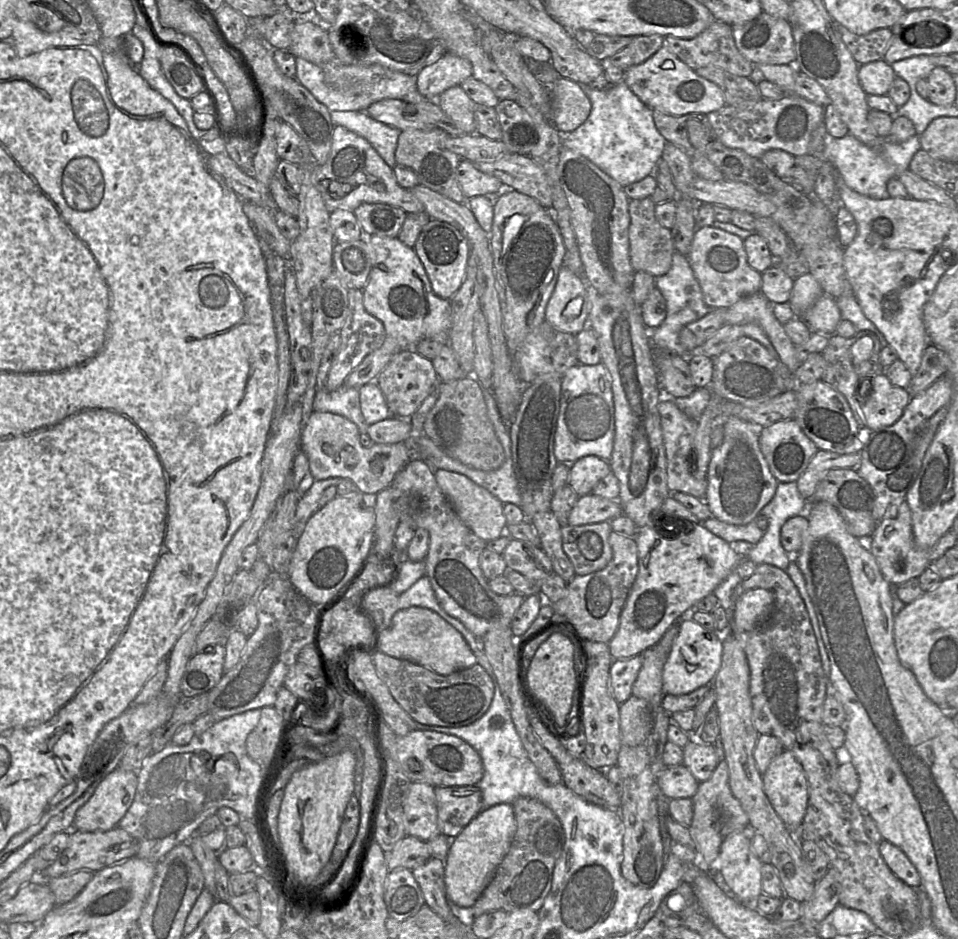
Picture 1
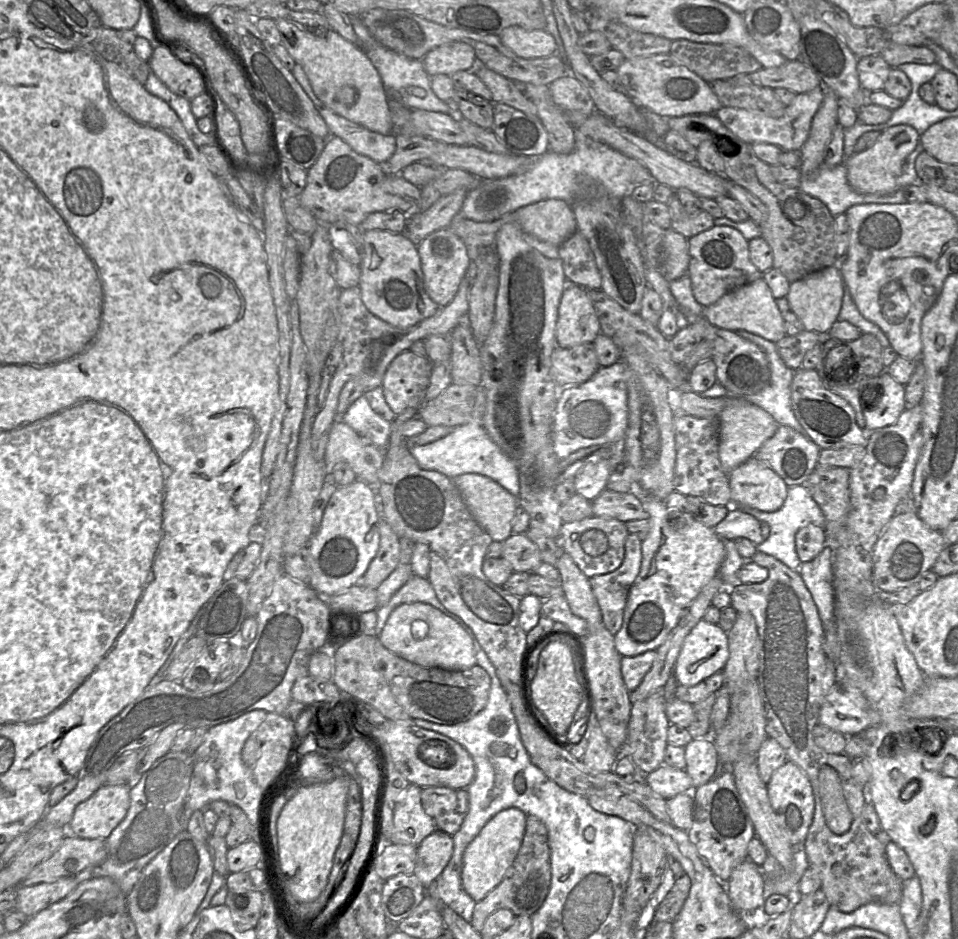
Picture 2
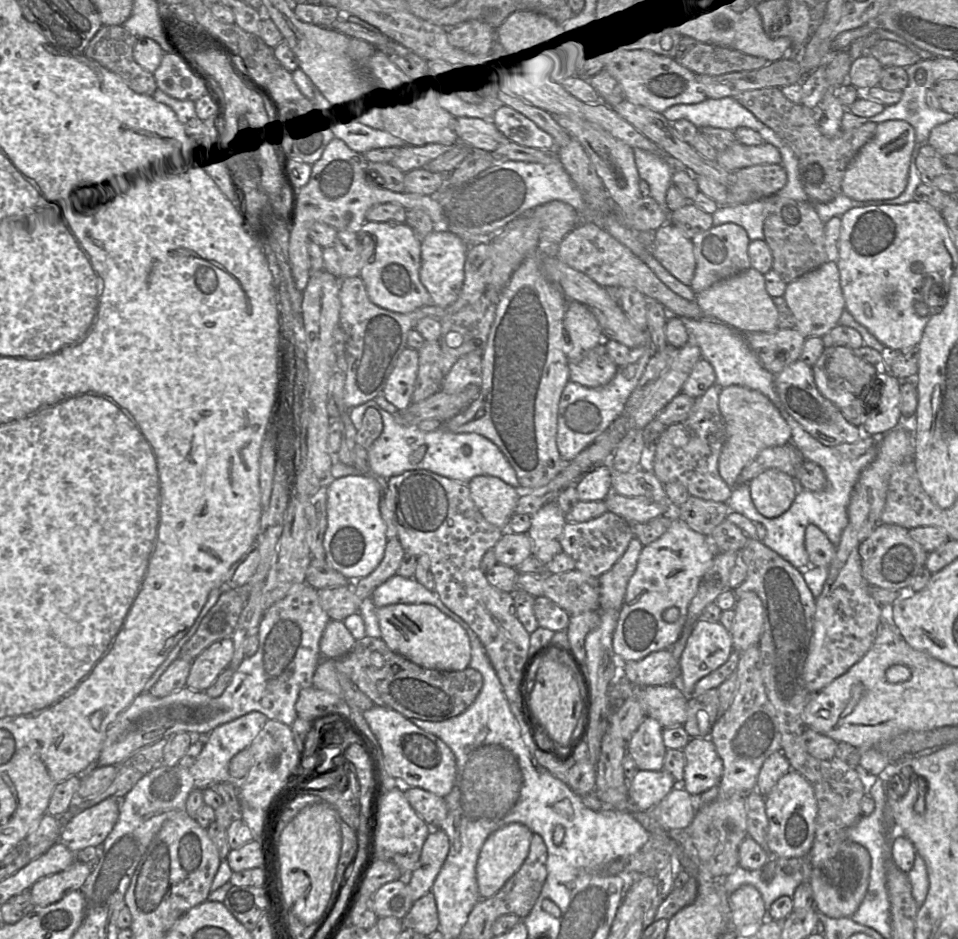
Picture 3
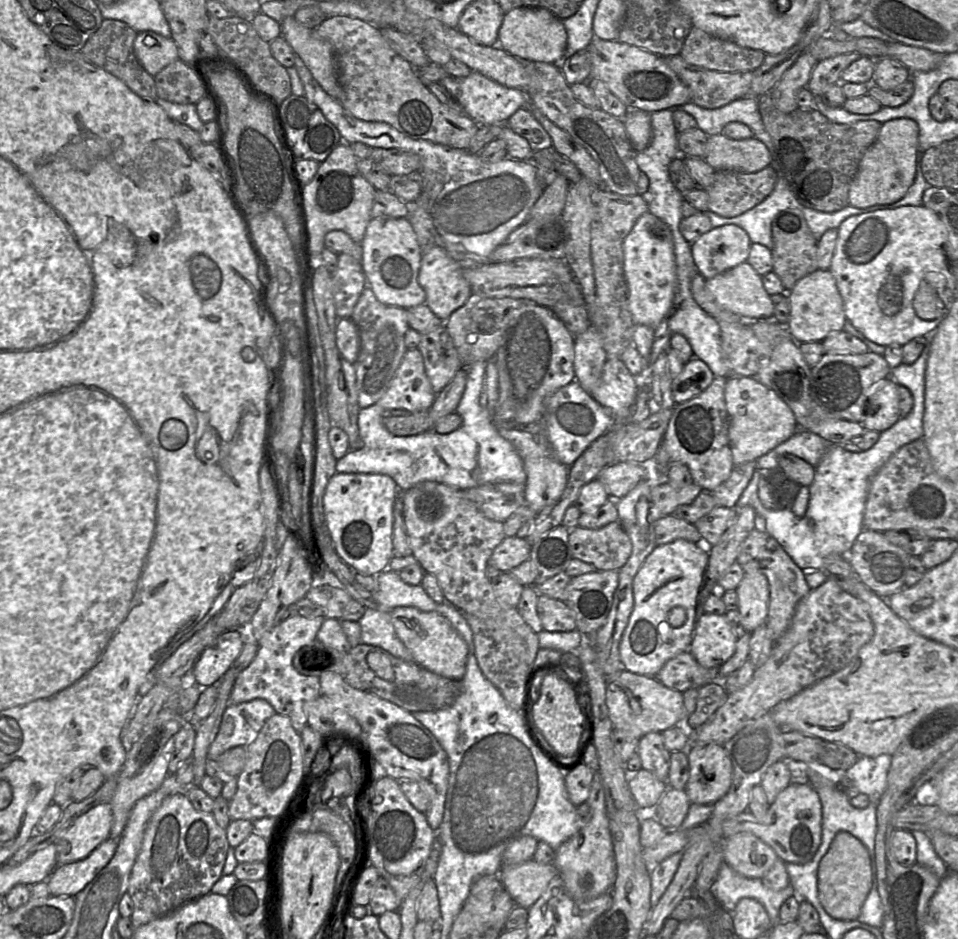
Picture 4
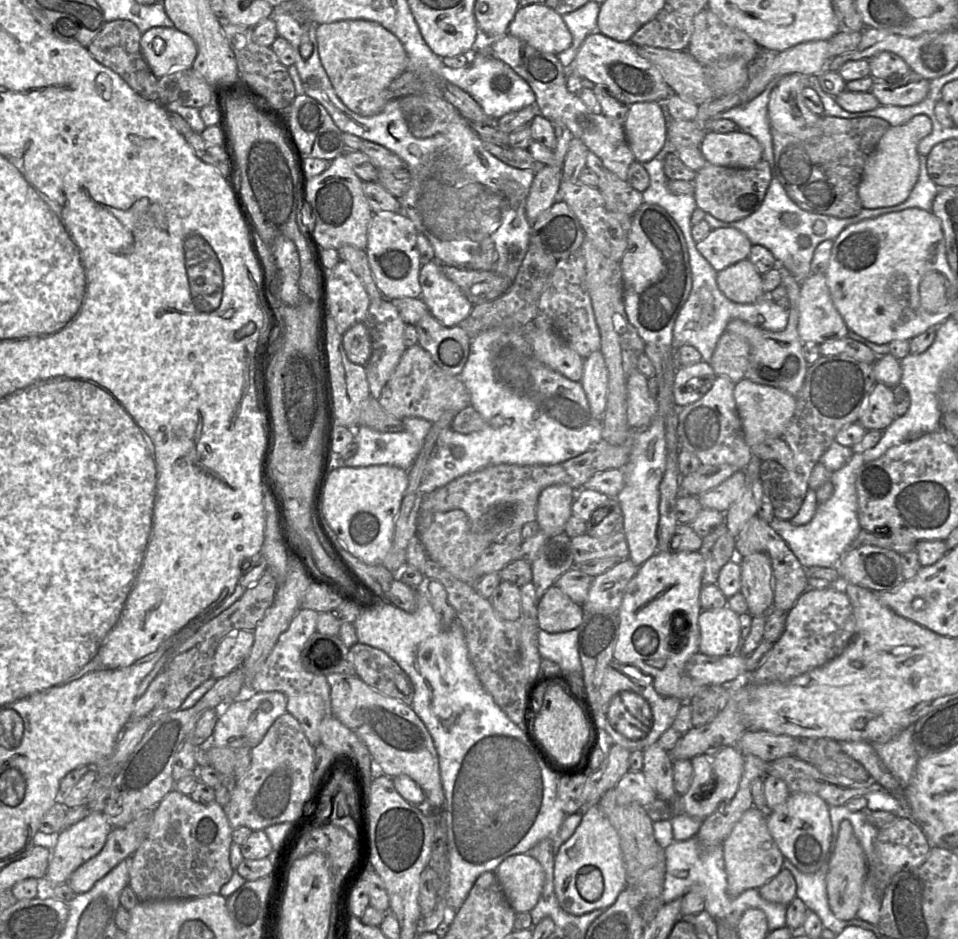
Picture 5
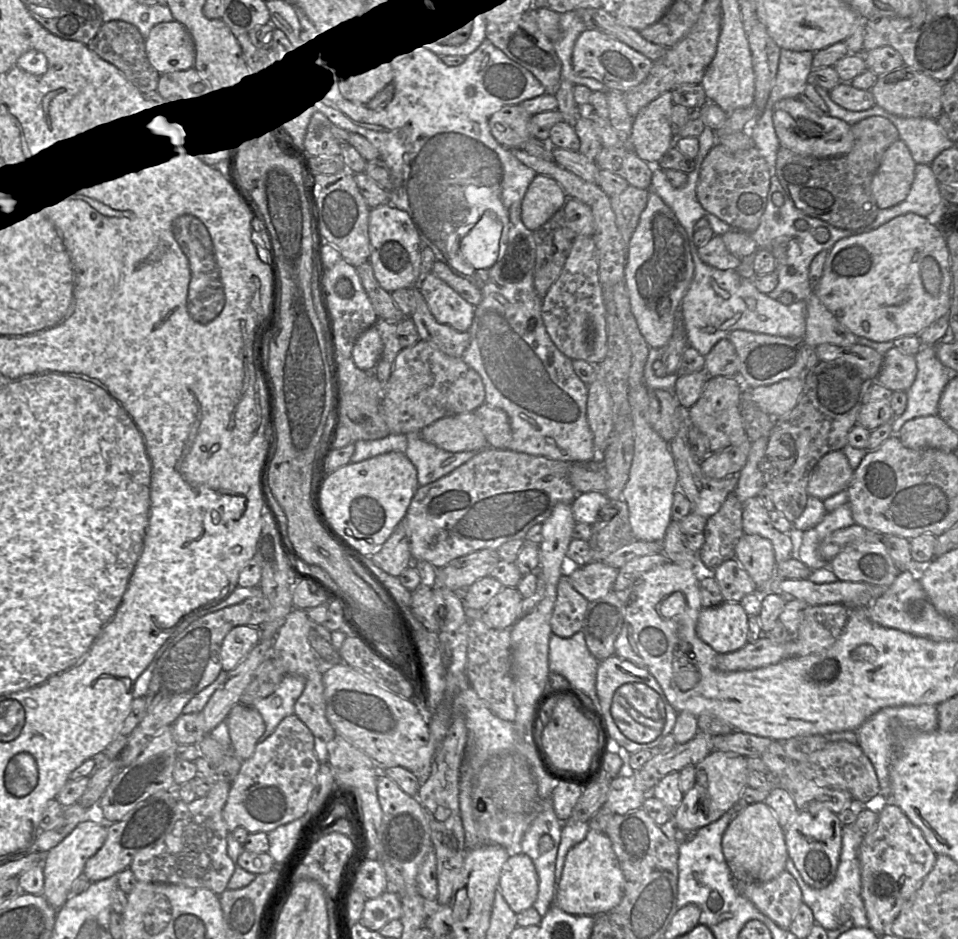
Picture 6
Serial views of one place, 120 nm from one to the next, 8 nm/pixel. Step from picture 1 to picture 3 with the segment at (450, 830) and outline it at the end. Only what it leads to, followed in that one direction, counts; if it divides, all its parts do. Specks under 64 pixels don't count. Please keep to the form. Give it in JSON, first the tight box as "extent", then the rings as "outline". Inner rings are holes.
{"extent":[404,787,447,827],"outline":[[[410,787],[404,792],[411,807],[430,827],[441,827],[447,817],[447,805],[440,797],[420,787]]]}

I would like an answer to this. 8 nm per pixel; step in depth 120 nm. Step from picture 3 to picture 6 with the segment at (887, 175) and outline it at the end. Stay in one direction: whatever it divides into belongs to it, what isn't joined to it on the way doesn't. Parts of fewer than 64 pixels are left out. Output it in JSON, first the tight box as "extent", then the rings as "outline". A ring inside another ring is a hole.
{"extent":[871,140,915,209],"outline":[[[902,140],[890,145],[871,183],[879,209],[891,208],[905,200],[914,181],[915,167],[910,150]]]}

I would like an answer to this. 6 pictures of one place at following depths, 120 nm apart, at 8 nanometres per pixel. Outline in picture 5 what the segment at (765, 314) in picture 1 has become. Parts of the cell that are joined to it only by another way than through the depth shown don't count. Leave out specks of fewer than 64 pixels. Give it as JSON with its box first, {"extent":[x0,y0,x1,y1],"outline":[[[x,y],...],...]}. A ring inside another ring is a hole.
{"extent":[717,259,766,304],"outline":[[[748,259],[719,272],[717,286],[726,298],[740,304],[754,303],[766,295],[762,275]]]}

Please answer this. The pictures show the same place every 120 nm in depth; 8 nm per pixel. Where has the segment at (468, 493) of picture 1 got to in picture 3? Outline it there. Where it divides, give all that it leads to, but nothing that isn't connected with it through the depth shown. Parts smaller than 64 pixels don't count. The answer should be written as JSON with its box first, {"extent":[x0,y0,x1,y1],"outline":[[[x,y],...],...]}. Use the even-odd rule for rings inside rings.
{"extent":[467,475,520,531],"outline":[[[489,475],[475,476],[467,485],[483,517],[502,531],[507,531],[520,492],[500,478]]]}

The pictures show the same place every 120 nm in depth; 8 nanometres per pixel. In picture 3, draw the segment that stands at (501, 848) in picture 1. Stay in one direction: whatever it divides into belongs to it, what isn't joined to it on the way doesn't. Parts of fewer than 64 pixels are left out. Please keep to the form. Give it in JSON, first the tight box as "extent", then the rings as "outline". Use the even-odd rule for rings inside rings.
{"extent":[476,823,533,899],"outline":[[[521,823],[508,824],[493,832],[483,844],[477,865],[476,878],[481,899],[497,894],[526,860],[533,832]]]}

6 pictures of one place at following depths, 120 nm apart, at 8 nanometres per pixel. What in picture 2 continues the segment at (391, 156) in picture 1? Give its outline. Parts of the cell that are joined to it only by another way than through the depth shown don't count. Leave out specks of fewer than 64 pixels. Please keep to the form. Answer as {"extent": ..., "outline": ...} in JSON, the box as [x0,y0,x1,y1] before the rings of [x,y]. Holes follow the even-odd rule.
{"extent":[318,108,396,163],"outline":[[[318,108],[330,135],[343,139],[355,152],[364,155],[377,163],[385,162],[396,150],[396,133],[383,135],[371,131],[330,110]]]}

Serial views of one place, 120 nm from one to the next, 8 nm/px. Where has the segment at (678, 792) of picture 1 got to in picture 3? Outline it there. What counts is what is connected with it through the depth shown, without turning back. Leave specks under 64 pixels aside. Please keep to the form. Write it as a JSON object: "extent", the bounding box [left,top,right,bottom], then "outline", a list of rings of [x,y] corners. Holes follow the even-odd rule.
{"extent":[628,770,679,811],"outline":[[[639,770],[628,784],[631,802],[643,811],[652,810],[679,785],[672,774],[665,770]]]}

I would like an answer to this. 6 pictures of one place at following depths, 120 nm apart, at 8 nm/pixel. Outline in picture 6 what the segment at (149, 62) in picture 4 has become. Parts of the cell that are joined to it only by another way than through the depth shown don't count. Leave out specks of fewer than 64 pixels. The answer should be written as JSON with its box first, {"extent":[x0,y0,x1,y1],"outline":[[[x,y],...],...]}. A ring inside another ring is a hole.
{"extent":[145,20,195,74],"outline":[[[176,20],[155,25],[145,39],[149,62],[160,74],[195,68],[195,45],[187,29]]]}

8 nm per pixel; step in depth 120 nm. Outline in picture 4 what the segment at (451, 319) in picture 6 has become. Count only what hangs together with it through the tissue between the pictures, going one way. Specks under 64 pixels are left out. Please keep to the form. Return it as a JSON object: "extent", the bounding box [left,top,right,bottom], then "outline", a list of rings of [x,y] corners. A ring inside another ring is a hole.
{"extent":[418,245,471,323],"outline":[[[435,245],[422,256],[418,283],[426,294],[425,304],[444,323],[449,316],[463,306],[471,295],[471,289],[463,276],[463,266],[452,259],[440,246]]]}

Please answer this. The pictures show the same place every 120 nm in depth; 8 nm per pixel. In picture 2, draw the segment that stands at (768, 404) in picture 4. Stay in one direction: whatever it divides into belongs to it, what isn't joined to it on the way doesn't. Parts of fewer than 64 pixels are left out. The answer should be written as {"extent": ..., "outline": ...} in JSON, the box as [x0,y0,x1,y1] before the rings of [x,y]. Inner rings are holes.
{"extent":[717,398,779,475],"outline":[[[734,398],[717,417],[719,422],[718,455],[723,471],[728,475],[733,469],[750,459],[761,445],[777,431],[779,424],[763,408],[745,399]]]}

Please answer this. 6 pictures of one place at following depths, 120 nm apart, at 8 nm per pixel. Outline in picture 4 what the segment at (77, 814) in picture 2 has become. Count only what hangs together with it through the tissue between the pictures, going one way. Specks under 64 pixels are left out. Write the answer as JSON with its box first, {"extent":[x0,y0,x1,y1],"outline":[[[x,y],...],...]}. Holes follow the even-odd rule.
{"extent":[55,803,112,865],"outline":[[[110,803],[99,804],[79,816],[55,842],[57,865],[86,858],[109,838],[112,822]]]}

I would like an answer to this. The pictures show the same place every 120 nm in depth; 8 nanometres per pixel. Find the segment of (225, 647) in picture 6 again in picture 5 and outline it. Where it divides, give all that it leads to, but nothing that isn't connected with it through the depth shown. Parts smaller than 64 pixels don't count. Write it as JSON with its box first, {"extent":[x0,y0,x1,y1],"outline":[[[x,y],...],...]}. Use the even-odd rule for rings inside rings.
{"extent":[211,630,253,679],"outline":[[[239,630],[225,636],[215,650],[211,678],[220,679],[239,668],[253,642],[253,630]]]}

